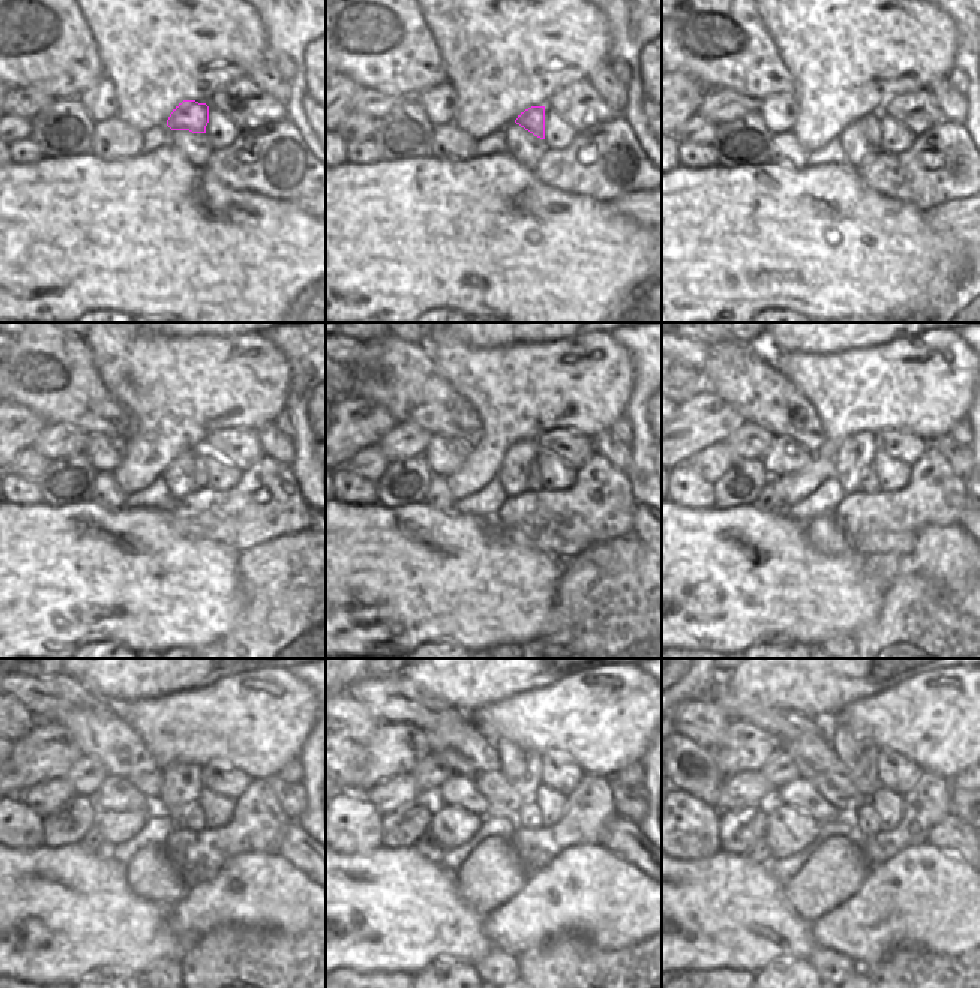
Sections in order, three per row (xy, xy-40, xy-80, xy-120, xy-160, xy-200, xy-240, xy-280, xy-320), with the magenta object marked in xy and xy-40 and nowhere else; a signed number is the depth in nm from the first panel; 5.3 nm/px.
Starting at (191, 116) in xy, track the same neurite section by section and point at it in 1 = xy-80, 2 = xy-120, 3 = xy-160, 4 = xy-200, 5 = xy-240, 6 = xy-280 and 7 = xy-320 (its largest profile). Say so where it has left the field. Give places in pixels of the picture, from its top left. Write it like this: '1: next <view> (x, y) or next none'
1: next xy-80 (871, 125)
2: next xy-120 (200, 477)
3: next xy-160 (533, 480)
4: next xy-200 (869, 482)
5: next xy-240 (194, 819)
6: next xy-280 (529, 817)
7: next xy-320 (866, 822)

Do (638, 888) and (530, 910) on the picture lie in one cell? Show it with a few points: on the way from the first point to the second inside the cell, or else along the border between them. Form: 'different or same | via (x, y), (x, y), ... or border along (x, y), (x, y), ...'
same | via (611, 895), (568, 895), (557, 906)

